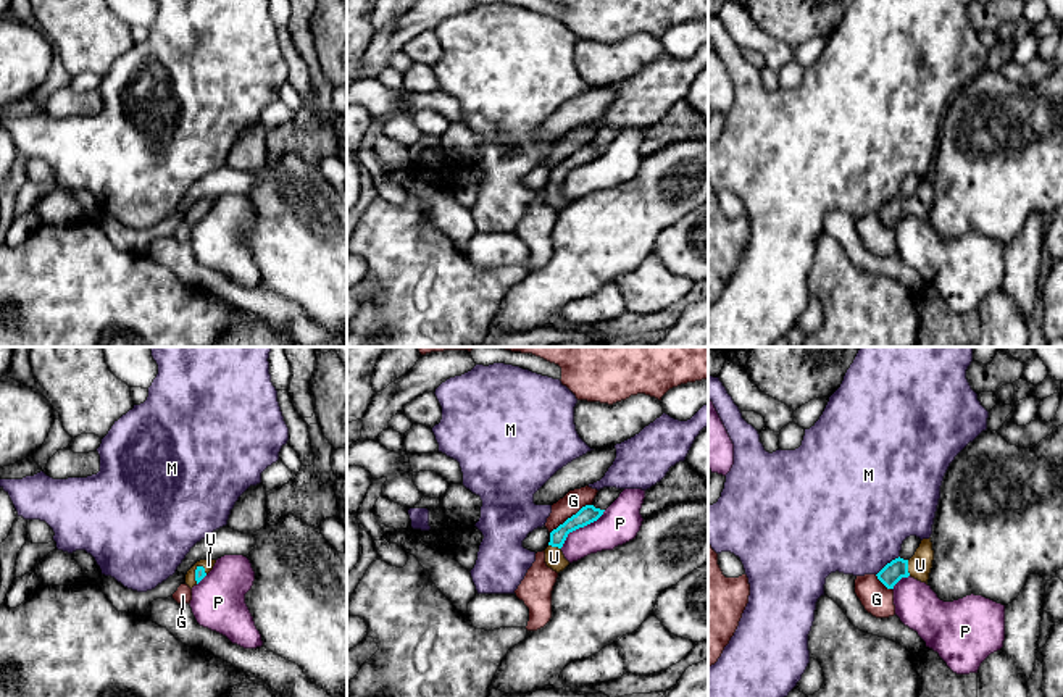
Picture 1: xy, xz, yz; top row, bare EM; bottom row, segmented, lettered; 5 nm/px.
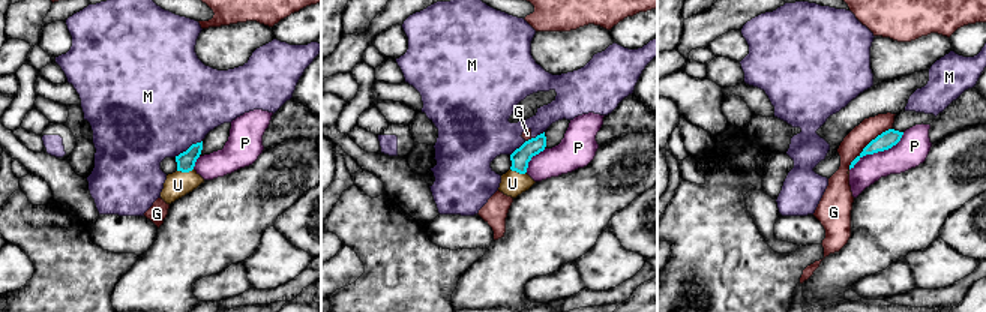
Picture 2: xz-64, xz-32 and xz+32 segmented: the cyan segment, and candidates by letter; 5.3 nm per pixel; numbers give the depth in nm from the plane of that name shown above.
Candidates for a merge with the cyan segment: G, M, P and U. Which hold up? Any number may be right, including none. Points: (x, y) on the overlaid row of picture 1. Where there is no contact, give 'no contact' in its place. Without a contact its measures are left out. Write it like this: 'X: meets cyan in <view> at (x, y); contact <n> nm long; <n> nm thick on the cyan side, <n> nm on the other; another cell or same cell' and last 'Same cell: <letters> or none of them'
G: meets cyan in xz at (571, 517); contact 260 nm long; 90 nm thick on the cyan side, 100 nm on the other; another cell
M: meets cyan in yz at (887, 563); contact 160 nm long; 100 nm thick on the cyan side, 500 nm on the other; another cell
P: meets cyan in xz at (579, 526); contact 300 nm long; 90 nm thick on the cyan side, 200 nm on the other; another cell
U: meets cyan in yz at (907, 568); contact 80 nm long; 100 nm thick on the cyan side, 120 nm on the other; same cell
Same cell: U

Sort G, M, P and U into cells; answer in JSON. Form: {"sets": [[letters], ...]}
{"sets": [["G"], ["M"], ["P"], ["U"]]}

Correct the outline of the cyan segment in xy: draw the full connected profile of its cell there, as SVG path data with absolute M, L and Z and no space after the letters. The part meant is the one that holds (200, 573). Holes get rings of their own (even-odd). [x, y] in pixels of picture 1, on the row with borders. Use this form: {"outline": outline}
{"outline": "M200 560L186 574L186 584L192 589L197 586L215 566L216 560Z"}

